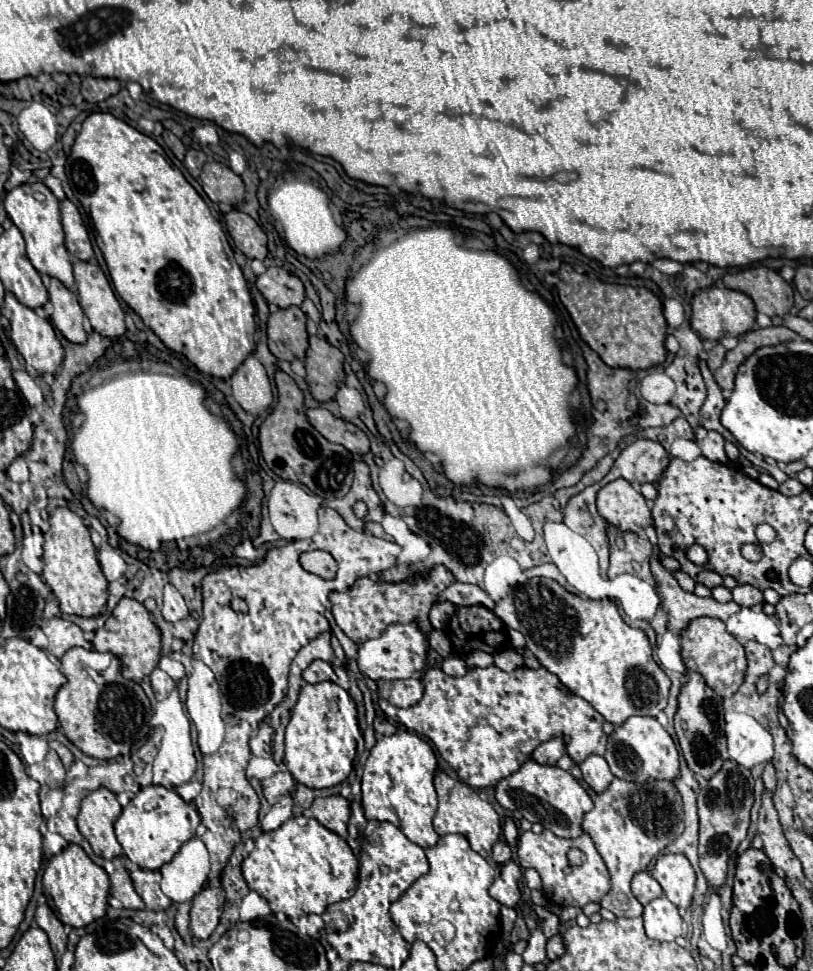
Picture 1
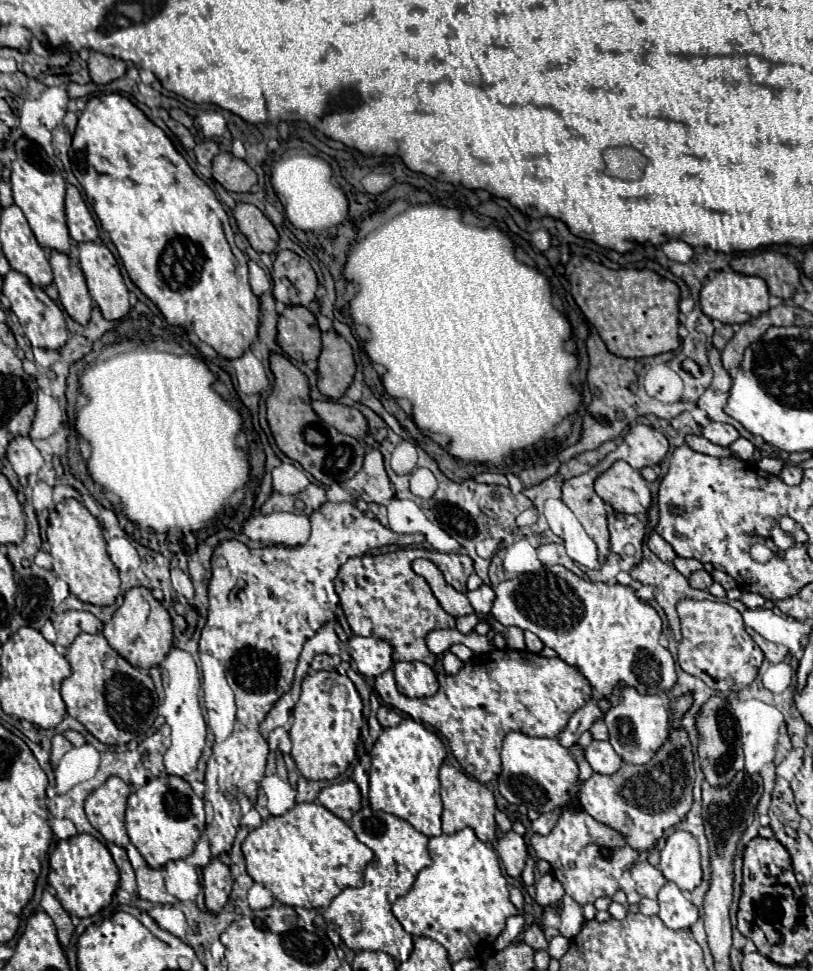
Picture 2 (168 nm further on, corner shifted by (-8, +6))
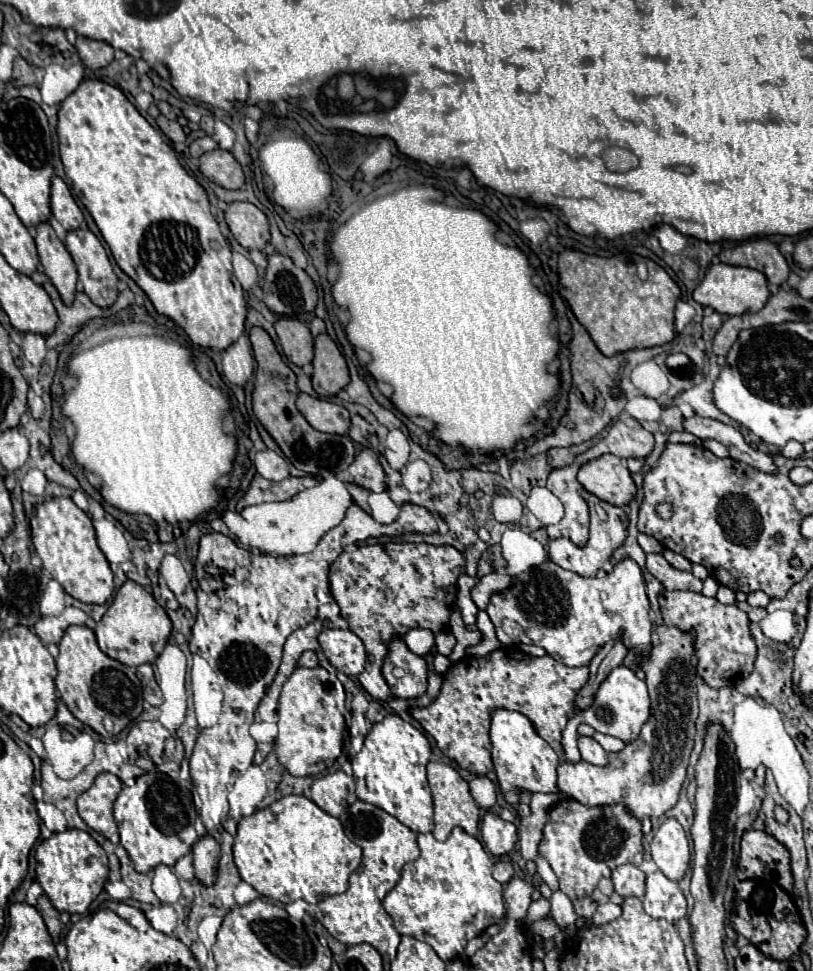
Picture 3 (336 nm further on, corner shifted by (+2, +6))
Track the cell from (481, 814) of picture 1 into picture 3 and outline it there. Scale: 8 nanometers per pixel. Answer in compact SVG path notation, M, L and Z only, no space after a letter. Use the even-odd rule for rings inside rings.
M430 761L426 765L426 771L428 771L428 783L430 783L432 799L434 799L434 831L432 831L432 835L438 841L446 841L452 827L462 827L468 835L476 835L478 823L480 823L480 809L470 795L468 783L458 775L456 769L452 769L450 765L444 765L444 763Z

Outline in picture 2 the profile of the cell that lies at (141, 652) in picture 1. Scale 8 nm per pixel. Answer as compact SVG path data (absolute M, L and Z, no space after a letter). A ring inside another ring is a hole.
M134 587L126 591L124 603L116 609L112 619L104 625L102 635L108 643L134 667L152 669L158 667L172 647L172 619L160 601L144 587Z

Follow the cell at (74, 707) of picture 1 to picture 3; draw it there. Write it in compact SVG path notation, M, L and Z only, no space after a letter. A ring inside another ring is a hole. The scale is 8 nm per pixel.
M70 625L58 647L56 689L76 719L92 727L102 737L116 737L124 727L132 725L140 717L144 699L136 669L102 653L92 629L84 625Z

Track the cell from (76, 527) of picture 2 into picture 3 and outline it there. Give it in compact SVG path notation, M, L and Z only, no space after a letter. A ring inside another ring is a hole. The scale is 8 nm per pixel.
M54 497L36 505L32 515L32 543L46 571L68 595L82 603L104 605L114 593L112 569L96 543L92 519L70 497Z

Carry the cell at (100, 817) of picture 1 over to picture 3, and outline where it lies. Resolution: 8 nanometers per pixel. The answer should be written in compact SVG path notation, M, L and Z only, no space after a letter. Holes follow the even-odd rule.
M100 773L92 787L78 797L78 815L88 827L104 837L118 833L118 825L112 815L112 803L122 789L122 781L112 773Z

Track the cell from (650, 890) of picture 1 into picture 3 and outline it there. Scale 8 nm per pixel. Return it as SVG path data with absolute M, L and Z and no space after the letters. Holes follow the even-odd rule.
M620 865L612 871L612 883L614 883L614 891L622 897L638 897L642 899L644 895L644 879L646 875L634 867L634 865Z

